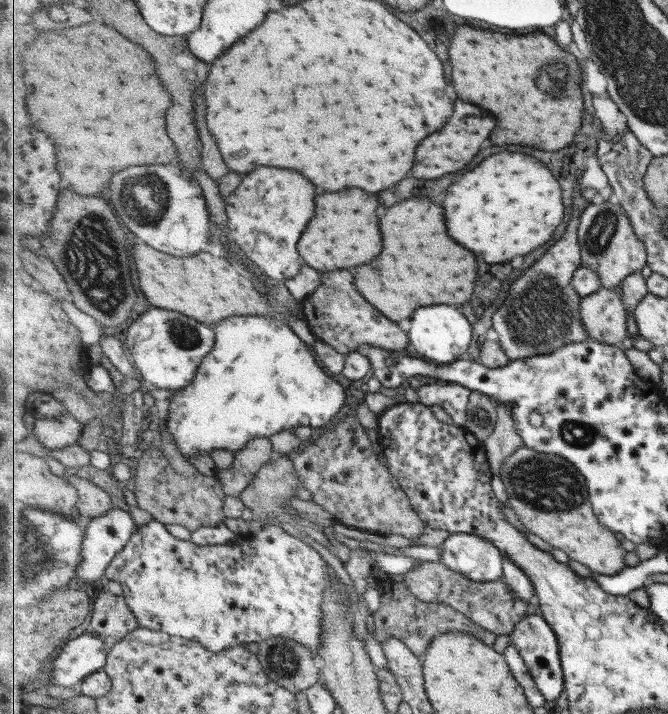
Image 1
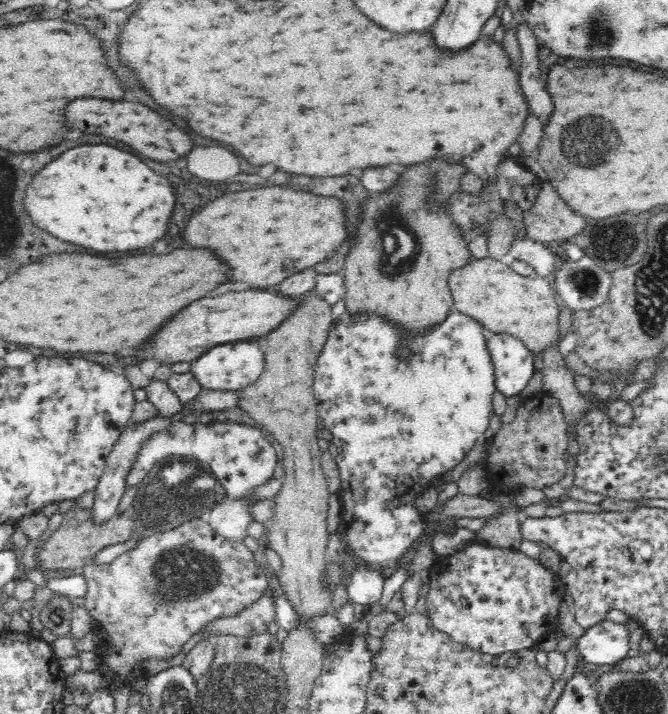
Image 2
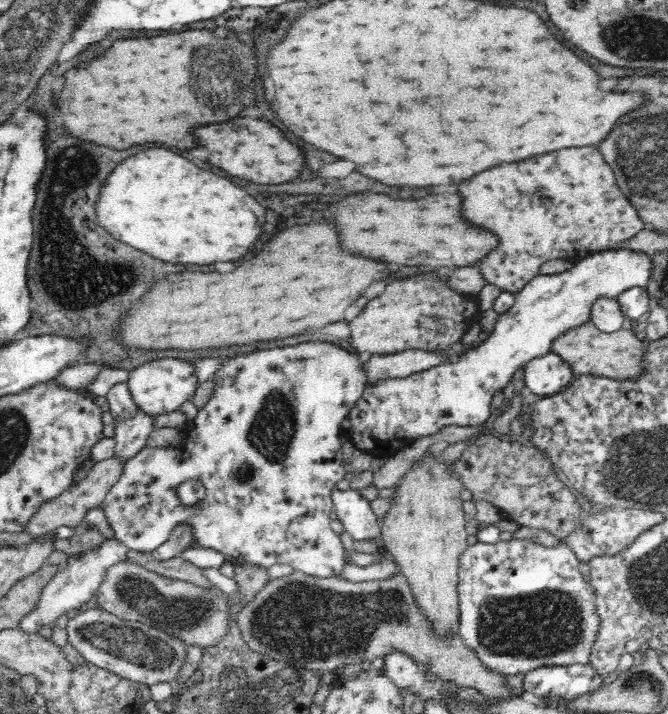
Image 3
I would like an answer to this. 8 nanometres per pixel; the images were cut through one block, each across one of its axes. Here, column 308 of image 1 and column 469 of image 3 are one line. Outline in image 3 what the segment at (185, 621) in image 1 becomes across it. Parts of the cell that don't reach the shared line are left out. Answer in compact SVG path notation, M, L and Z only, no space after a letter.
M511 538L510 540L499 540L496 543L474 542L466 546L459 558L458 566L458 630L463 642L473 648L477 655L481 657L484 664L491 669L506 674L518 674L531 671L542 665L567 665L574 663L588 663L589 654L599 629L599 618L595 614L595 596L590 586L590 579L582 576L582 560L579 560L577 552L574 551L566 538L558 540L556 544L545 545L534 540L519 540Z

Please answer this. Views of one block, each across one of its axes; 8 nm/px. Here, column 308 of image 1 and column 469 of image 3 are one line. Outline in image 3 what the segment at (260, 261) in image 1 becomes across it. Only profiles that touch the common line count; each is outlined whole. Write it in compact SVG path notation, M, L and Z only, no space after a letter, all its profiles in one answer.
M596 146L584 148L562 148L554 154L532 156L514 164L492 166L458 184L460 216L474 228L494 234L498 244L476 264L478 272L489 284L517 293L535 276L541 273L549 260L566 259L576 263L588 255L610 250L614 243L625 241L642 228L636 211L620 194L614 184L610 166L602 160Z

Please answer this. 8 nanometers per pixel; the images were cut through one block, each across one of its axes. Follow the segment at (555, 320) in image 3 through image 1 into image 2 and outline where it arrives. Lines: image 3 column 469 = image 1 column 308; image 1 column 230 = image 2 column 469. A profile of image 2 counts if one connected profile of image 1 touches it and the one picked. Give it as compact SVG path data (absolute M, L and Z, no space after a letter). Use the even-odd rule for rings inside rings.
M346 310L334 324L329 326L325 341L321 351L318 352L313 368L313 395L316 398L317 416L320 418L322 426L330 430L332 440L328 444L328 451L336 463L341 487L336 493L336 499L340 503L340 520L333 529L330 529L330 535L342 537L348 544L350 551L377 564L381 568L384 578L392 576L394 570L398 570L398 558L412 544L416 538L424 532L427 524L427 516L420 514L416 508L416 500L423 496L428 488L432 486L434 480L442 477L448 470L454 468L461 462L466 454L474 447L476 440L488 430L488 422L492 416L492 394L494 394L494 375L493 366L491 366L490 355L487 354L487 348L483 342L486 338L486 331L470 316L464 316L451 310L442 321L432 323L427 329L418 331L418 334L406 334L406 329L388 317L374 313L374 311L360 311L359 313L350 313ZM402 346L408 350L406 356L402 356Z

